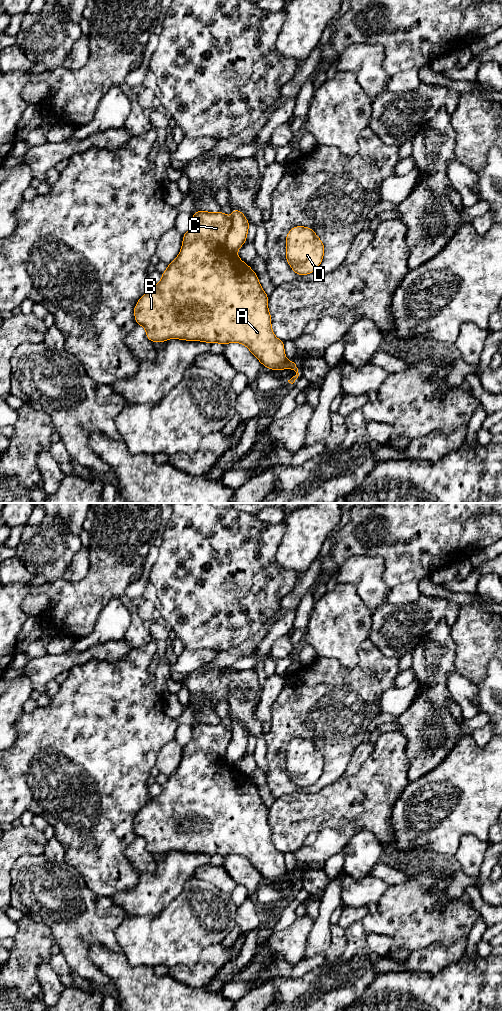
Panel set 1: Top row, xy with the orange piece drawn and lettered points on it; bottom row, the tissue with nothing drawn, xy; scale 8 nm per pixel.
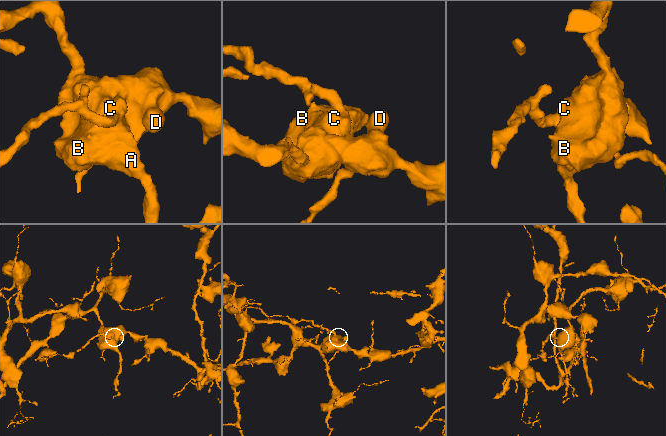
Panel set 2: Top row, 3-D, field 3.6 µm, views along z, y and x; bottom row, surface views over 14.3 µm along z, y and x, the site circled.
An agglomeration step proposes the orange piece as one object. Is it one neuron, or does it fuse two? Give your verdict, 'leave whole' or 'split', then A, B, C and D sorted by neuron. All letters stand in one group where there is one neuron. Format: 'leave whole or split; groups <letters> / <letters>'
split; groups A B C / D

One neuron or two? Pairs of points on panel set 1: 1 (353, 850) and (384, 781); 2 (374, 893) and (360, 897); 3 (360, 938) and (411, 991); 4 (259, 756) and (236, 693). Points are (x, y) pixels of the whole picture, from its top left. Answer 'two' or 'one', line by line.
1: two
2: one
3: two
4: one

